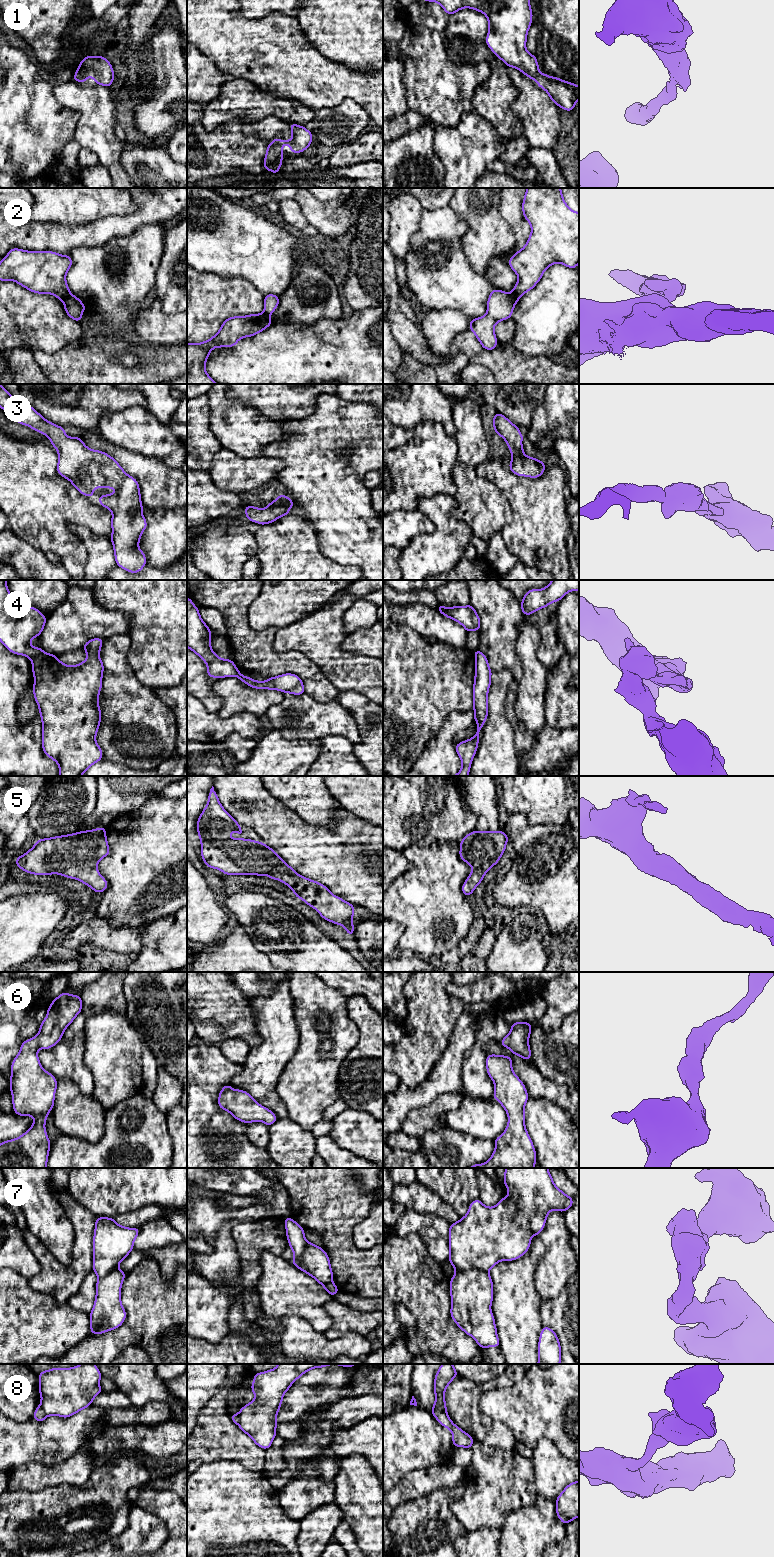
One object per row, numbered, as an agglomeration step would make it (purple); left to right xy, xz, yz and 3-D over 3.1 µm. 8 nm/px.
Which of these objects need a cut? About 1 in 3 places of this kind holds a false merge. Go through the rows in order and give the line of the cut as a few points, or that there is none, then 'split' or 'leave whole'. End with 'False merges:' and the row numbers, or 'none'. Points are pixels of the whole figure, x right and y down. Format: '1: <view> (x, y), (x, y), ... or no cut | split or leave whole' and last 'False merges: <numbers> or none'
1: no cut | leave whole
2: yz (508, 293), (515, 303) | split
3: no cut | leave whole
4: xy (42, 650), (32, 661) | split
5: no cut | leave whole
6: no cut | leave whole
7: yz (487, 1271), (468, 1269), (455, 1274) | split
8: yz (432, 1412), (444, 1411), (446, 1413) | split
False merges: 2, 4, 7, 8

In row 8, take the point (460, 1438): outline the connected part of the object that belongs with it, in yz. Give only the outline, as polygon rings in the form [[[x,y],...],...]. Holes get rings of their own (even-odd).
[[[434,1411],[433,1416],[443,1427],[449,1429],[452,1432],[452,1441],[454,1447],[473,1447],[473,1437],[455,1425],[447,1413],[443,1411]]]

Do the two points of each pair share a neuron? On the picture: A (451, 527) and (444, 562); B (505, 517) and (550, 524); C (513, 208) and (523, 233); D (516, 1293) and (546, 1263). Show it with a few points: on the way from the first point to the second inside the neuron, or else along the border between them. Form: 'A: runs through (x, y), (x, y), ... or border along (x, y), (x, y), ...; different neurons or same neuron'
A: runs through (447, 536), (444, 553); same neuron
B: border along (510, 504), (513, 519); different neurons
C: runs through (513, 214), (521, 227); same neuron
D: border along (545, 1251), (536, 1267), (535, 1289), (539, 1296); different neurons

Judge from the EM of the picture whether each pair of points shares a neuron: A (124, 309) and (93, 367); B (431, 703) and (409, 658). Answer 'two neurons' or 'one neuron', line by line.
A: two neurons
B: one neuron

